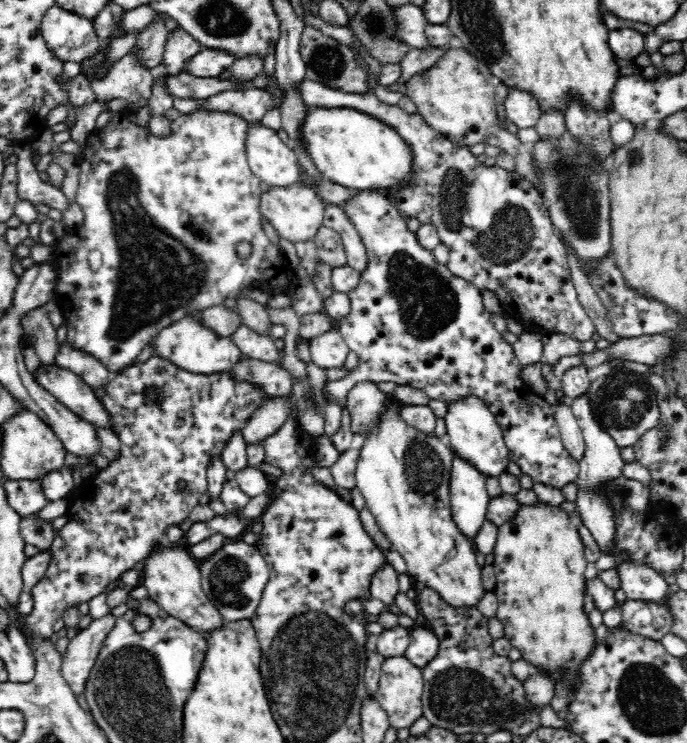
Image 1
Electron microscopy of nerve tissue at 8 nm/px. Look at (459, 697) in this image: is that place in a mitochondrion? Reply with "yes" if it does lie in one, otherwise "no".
yes

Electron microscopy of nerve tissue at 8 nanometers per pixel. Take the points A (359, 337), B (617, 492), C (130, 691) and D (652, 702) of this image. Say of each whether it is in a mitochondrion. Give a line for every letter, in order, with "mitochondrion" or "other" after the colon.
A: other
B: mitochondrion
C: mitochondrion
D: mitochondrion

